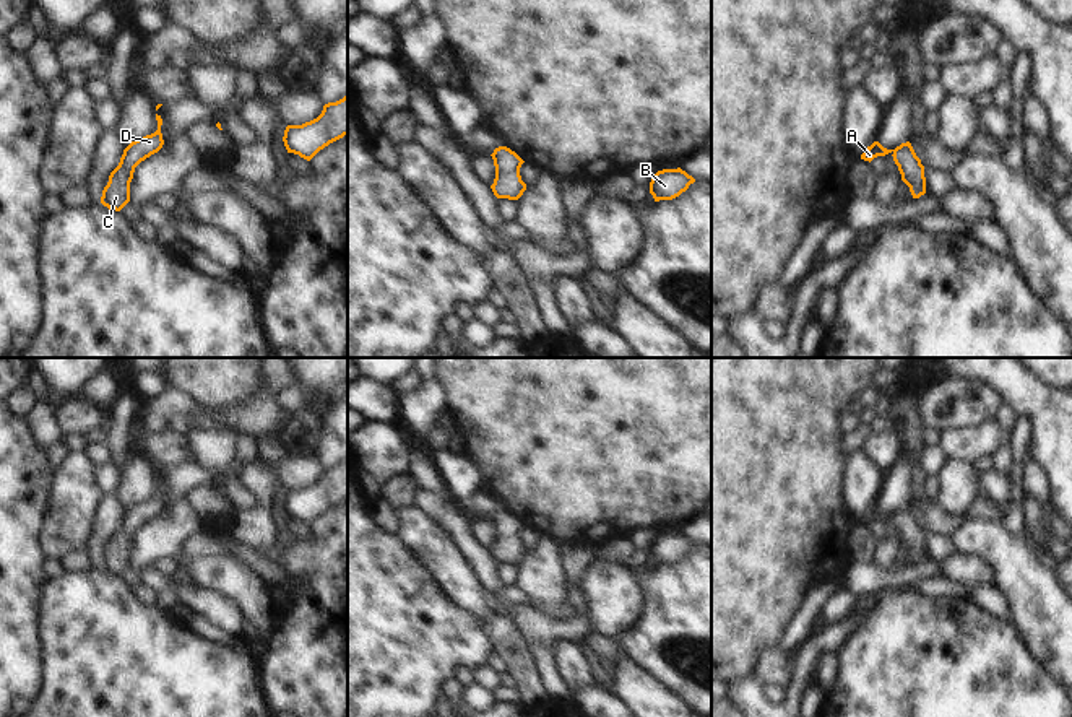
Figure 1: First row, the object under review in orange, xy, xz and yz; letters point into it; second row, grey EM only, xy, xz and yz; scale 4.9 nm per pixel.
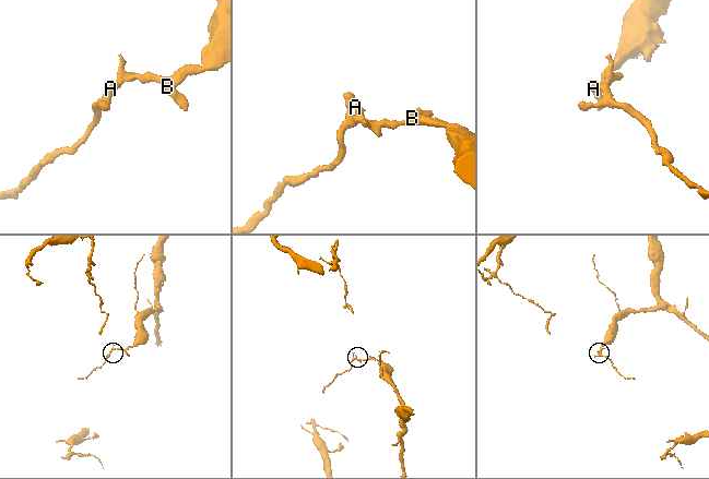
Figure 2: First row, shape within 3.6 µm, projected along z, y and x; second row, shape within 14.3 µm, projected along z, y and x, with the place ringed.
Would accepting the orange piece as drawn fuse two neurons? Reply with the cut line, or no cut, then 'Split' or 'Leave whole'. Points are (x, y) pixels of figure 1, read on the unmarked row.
No split. Leave whole

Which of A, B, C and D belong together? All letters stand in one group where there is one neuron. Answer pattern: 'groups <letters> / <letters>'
groups A B C D

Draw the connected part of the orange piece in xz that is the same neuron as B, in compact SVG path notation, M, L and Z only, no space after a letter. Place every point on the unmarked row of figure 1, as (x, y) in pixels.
M681 532L658 535L650 546L650 558L655 566L672 564L694 548L695 543Z

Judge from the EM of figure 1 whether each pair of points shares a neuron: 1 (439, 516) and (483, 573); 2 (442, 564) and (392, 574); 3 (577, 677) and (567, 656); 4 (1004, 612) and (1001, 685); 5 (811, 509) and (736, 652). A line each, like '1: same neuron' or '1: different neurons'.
1: same neuron
2: different neurons
3: same neuron
4: different neurons
5: same neuron

